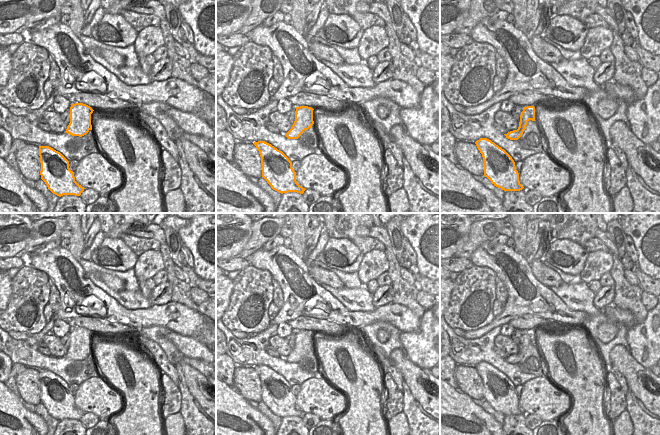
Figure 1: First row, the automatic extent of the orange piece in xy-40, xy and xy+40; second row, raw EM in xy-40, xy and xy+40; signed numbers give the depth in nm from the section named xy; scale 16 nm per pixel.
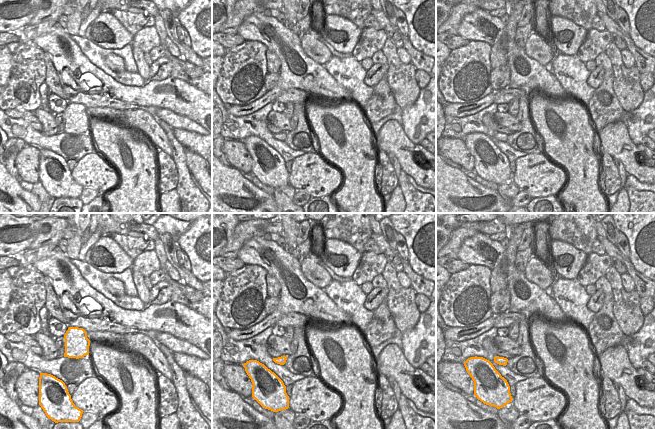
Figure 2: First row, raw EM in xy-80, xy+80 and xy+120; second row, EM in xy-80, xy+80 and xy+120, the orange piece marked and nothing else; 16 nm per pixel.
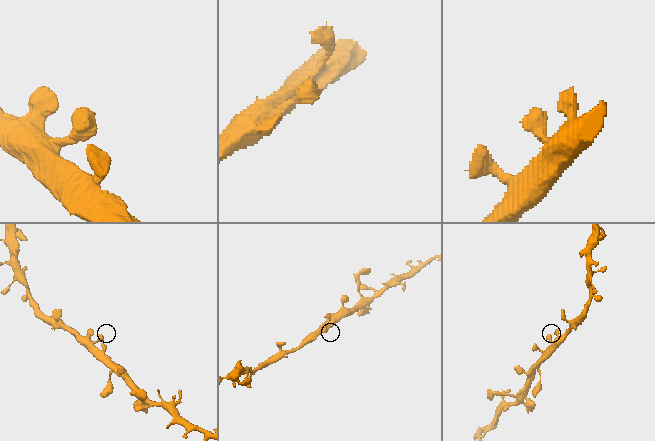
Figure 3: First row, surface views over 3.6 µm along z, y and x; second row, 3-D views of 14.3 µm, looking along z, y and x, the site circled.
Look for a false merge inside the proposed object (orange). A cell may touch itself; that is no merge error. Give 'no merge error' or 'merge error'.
no merge error

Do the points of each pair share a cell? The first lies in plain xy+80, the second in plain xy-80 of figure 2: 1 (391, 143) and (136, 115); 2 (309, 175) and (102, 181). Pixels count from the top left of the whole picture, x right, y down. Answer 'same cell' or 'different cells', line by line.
1: different cells
2: same cell

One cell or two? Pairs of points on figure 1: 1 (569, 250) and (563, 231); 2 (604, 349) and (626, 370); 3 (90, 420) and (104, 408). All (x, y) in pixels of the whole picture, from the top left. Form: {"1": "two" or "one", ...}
{"1": "two", "2": "two", "3": "two"}

